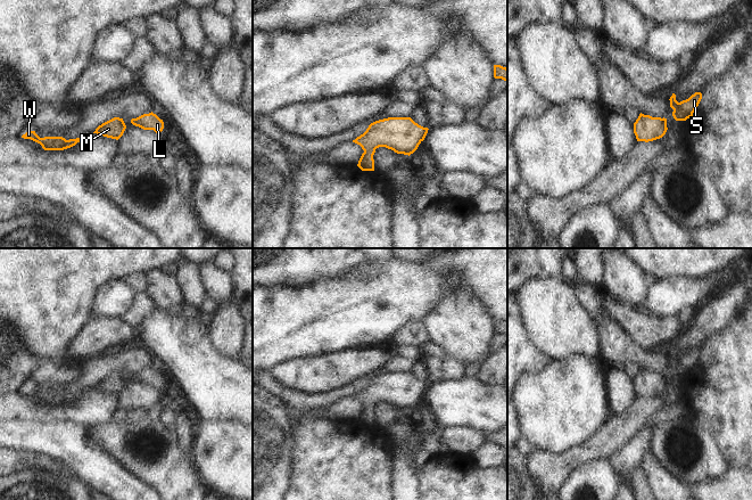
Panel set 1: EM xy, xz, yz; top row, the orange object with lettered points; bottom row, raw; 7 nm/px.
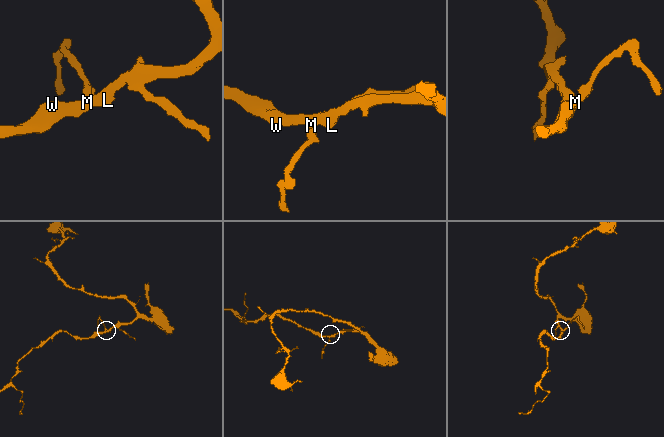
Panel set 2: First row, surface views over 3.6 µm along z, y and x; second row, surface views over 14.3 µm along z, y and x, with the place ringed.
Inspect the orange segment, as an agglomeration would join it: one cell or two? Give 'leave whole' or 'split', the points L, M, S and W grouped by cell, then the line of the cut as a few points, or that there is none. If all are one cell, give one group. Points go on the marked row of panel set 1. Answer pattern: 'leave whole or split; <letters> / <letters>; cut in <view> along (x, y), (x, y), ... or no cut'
leave whole; L M S W; no cut

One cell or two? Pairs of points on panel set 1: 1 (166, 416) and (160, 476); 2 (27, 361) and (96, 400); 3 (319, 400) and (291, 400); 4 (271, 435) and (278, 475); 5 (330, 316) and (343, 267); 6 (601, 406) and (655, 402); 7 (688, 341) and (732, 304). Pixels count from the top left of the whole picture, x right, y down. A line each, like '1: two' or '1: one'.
1: two
2: two
3: one
4: one
5: two
6: two
7: one

